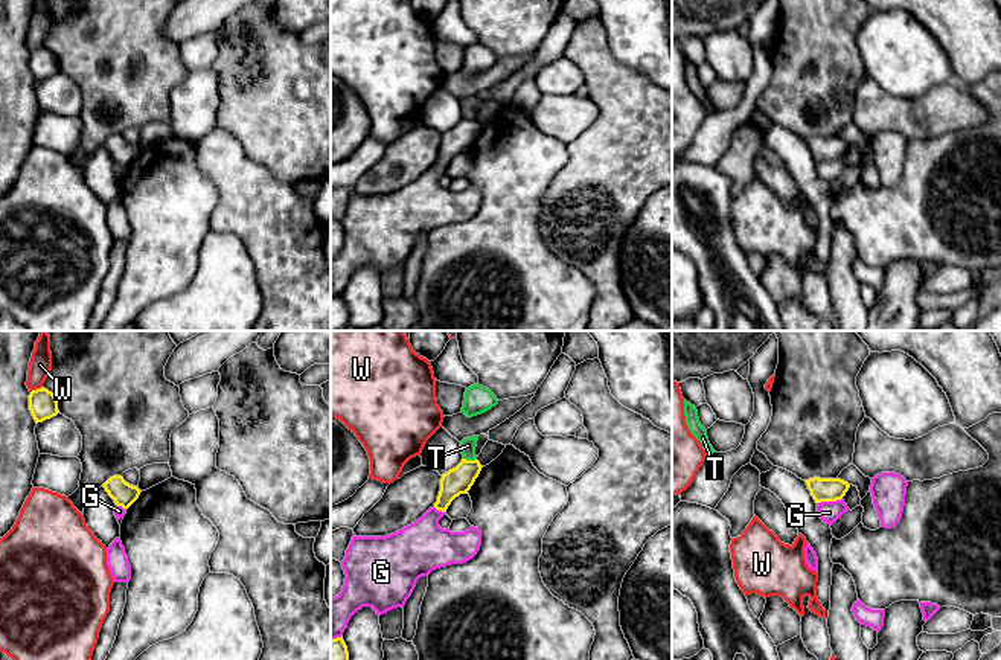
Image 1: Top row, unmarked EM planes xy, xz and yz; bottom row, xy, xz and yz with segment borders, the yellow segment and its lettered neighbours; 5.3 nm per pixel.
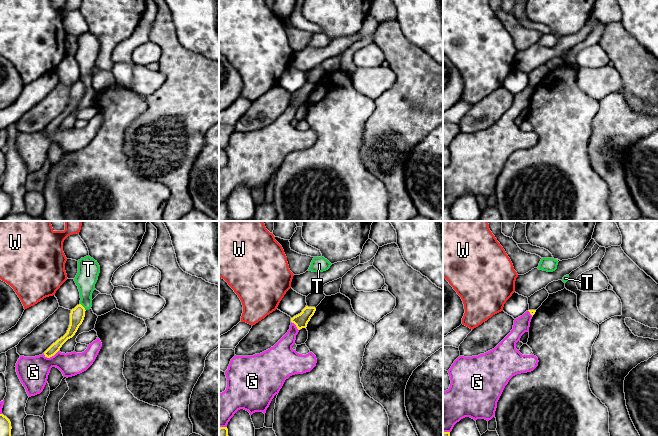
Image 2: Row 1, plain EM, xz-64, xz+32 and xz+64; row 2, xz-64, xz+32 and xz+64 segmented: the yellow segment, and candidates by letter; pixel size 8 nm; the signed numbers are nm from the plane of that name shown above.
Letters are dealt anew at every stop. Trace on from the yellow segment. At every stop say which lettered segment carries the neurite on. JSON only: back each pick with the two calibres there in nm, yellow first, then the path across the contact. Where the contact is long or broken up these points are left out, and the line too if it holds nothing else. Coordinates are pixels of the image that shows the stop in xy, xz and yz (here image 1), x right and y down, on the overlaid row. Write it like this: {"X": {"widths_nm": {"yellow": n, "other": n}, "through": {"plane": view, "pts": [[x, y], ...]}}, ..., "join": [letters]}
{"join": []}

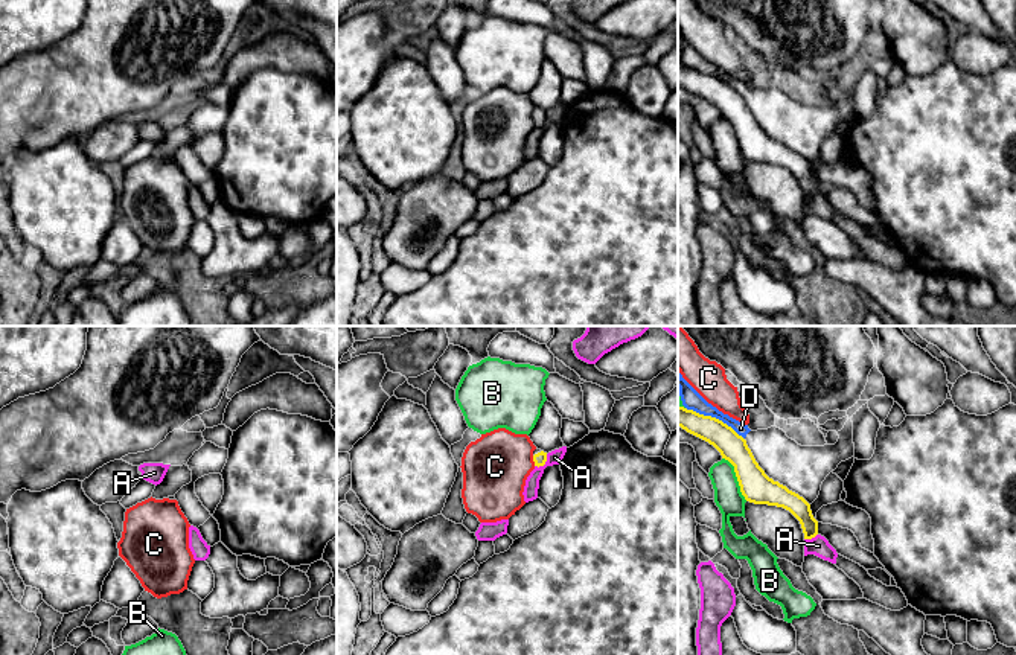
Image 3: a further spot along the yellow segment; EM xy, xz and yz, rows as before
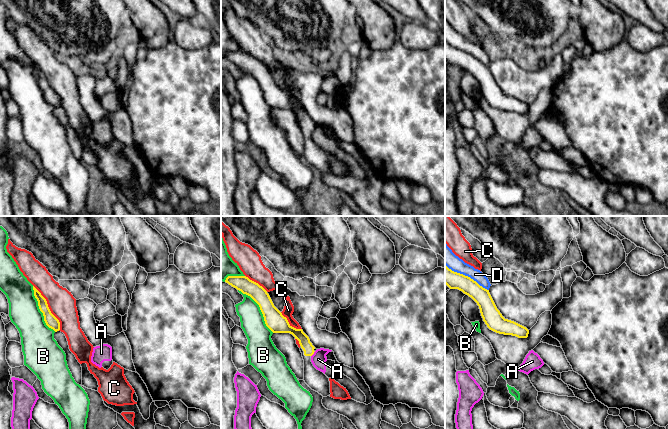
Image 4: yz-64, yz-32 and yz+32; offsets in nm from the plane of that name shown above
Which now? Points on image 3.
{"join": []}

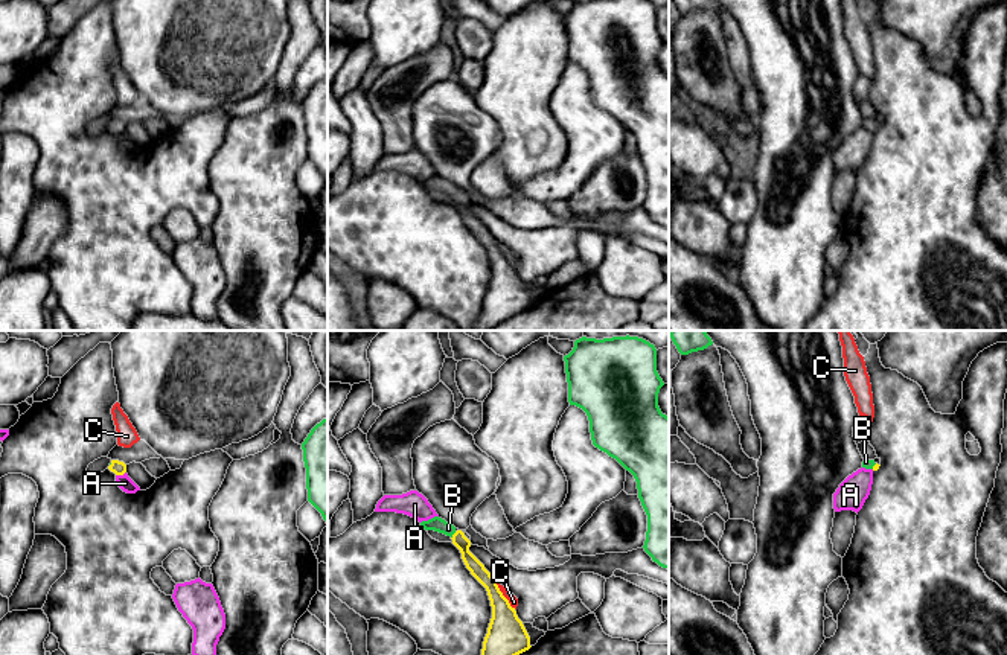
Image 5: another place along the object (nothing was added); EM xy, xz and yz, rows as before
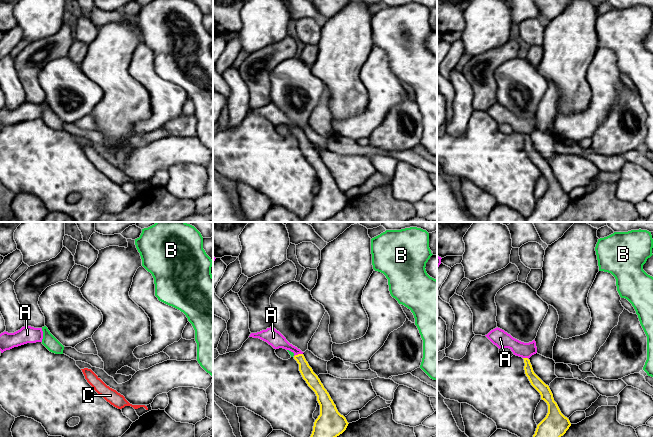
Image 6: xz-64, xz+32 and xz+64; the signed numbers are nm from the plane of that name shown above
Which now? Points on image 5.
{"B": {"widths_nm": {"yellow": 80, "other": 80}, "through": {"plane": "xz", "pts": [[459, 539], [453, 535], [437, 524]]}}, "join": ["B"]}

